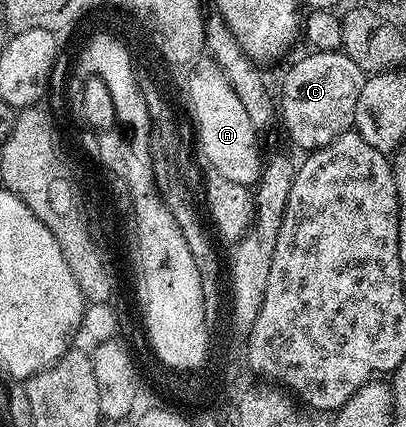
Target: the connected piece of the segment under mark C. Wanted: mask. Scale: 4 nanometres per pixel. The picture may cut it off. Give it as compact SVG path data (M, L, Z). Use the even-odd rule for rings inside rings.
M340 50L337 52L306 53L287 72L283 80L283 106L281 102L281 120L283 118L291 140L302 150L324 148L341 134L352 131L357 110L357 98L365 73L353 58Z

